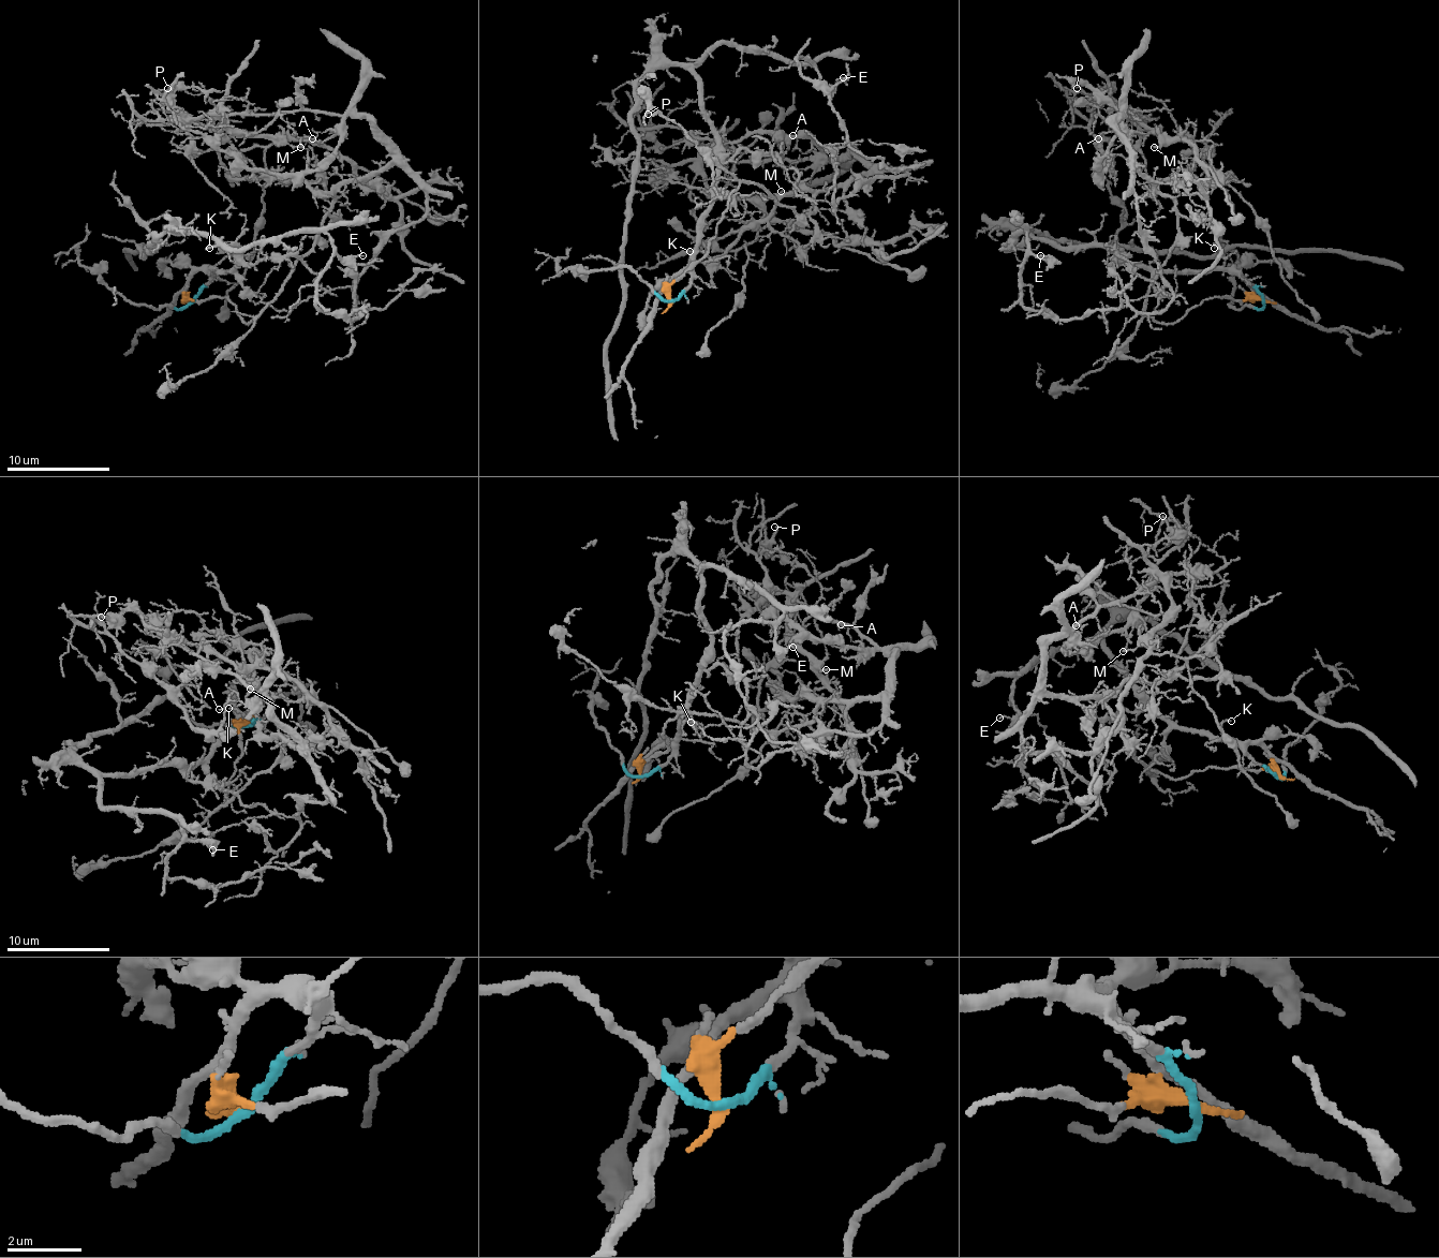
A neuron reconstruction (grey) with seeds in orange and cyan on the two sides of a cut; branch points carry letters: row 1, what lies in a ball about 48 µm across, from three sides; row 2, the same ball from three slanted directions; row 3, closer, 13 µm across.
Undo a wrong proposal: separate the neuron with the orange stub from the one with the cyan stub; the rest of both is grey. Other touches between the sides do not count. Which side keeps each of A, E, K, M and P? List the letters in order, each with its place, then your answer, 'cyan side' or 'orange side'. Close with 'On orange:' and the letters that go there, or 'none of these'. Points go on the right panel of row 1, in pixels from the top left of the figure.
A: at (1098, 138); orange side
E: at (1040, 255); cyan side
K: at (1214, 248); cyan side
M: at (1154, 147); orange side
P: at (1077, 88); orange side
On orange: A, M, P

